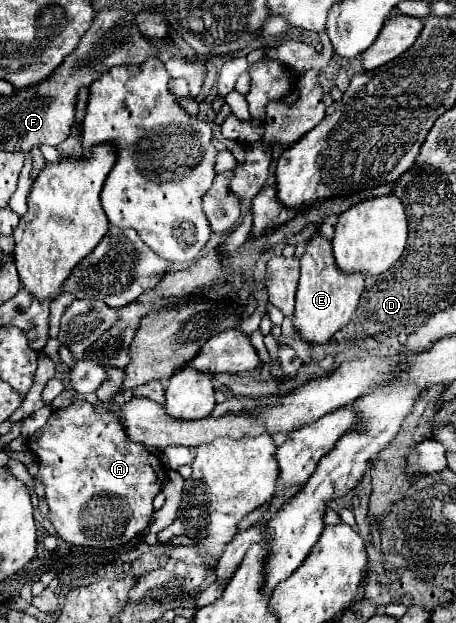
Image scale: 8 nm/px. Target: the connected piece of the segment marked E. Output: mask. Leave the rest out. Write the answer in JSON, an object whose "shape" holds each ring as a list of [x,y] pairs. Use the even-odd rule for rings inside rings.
{"shape":[[[312,237],[306,253],[300,259],[300,283],[296,291],[294,327],[310,345],[328,345],[332,335],[340,331],[354,315],[364,291],[362,275],[346,275],[338,271],[332,255],[332,245],[324,237]]]}

